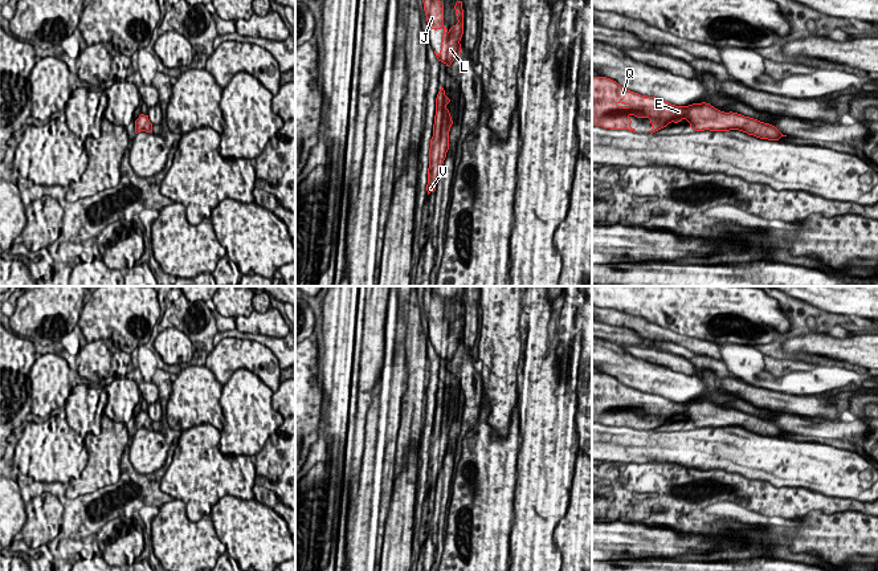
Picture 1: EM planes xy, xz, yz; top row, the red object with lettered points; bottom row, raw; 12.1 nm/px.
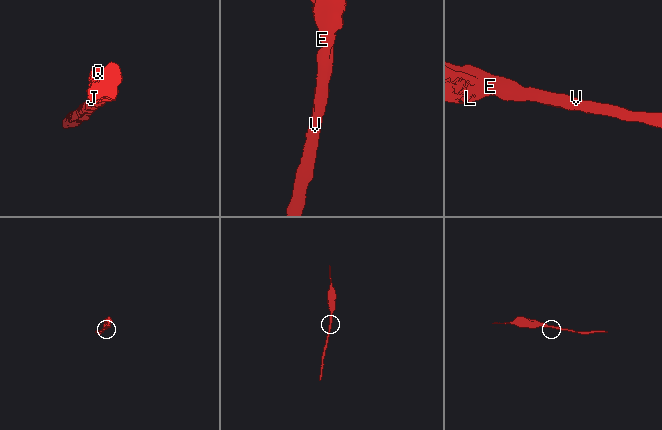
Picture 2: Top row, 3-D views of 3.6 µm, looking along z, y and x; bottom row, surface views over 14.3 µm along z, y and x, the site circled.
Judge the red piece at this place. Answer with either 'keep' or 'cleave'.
keep

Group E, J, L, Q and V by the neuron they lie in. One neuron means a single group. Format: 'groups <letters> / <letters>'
groups E J L Q V

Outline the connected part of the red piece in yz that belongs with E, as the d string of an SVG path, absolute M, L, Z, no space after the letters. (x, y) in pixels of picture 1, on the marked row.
M592 77L592 126L601 126L610 130L629 130L636 132L630 127L630 115L637 118L649 118L652 123L650 134L666 127L669 123L678 123L686 119L690 127L695 131L730 131L739 130L754 135L760 139L779 140L783 135L775 126L760 122L757 119L744 117L738 113L724 113L710 103L693 103L689 106L675 106L656 97L641 95L620 86L616 81L607 77Z

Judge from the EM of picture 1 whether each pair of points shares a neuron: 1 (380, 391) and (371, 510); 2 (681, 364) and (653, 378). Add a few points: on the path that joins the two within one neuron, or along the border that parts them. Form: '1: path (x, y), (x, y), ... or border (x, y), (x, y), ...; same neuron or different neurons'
1: path (371, 420), (367, 481); same neuron
2: border (641, 358), (677, 371), (699, 375); different neurons

